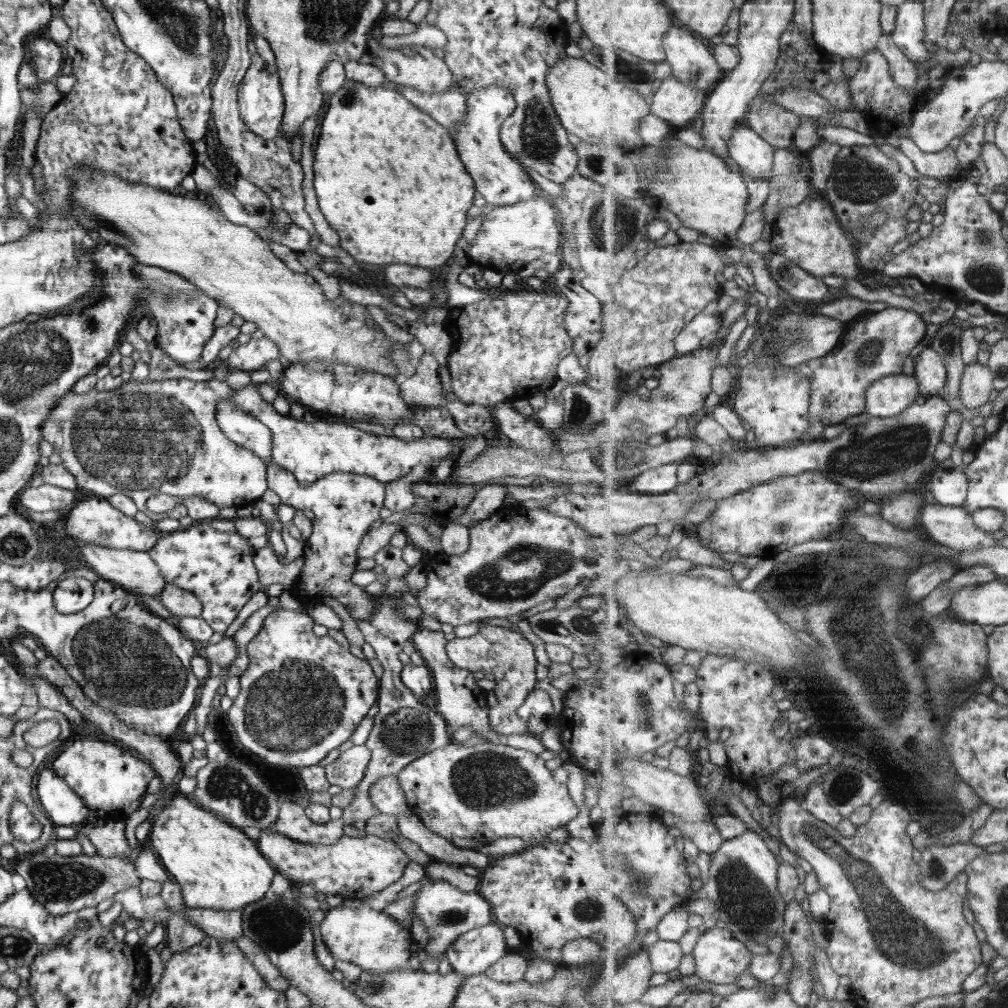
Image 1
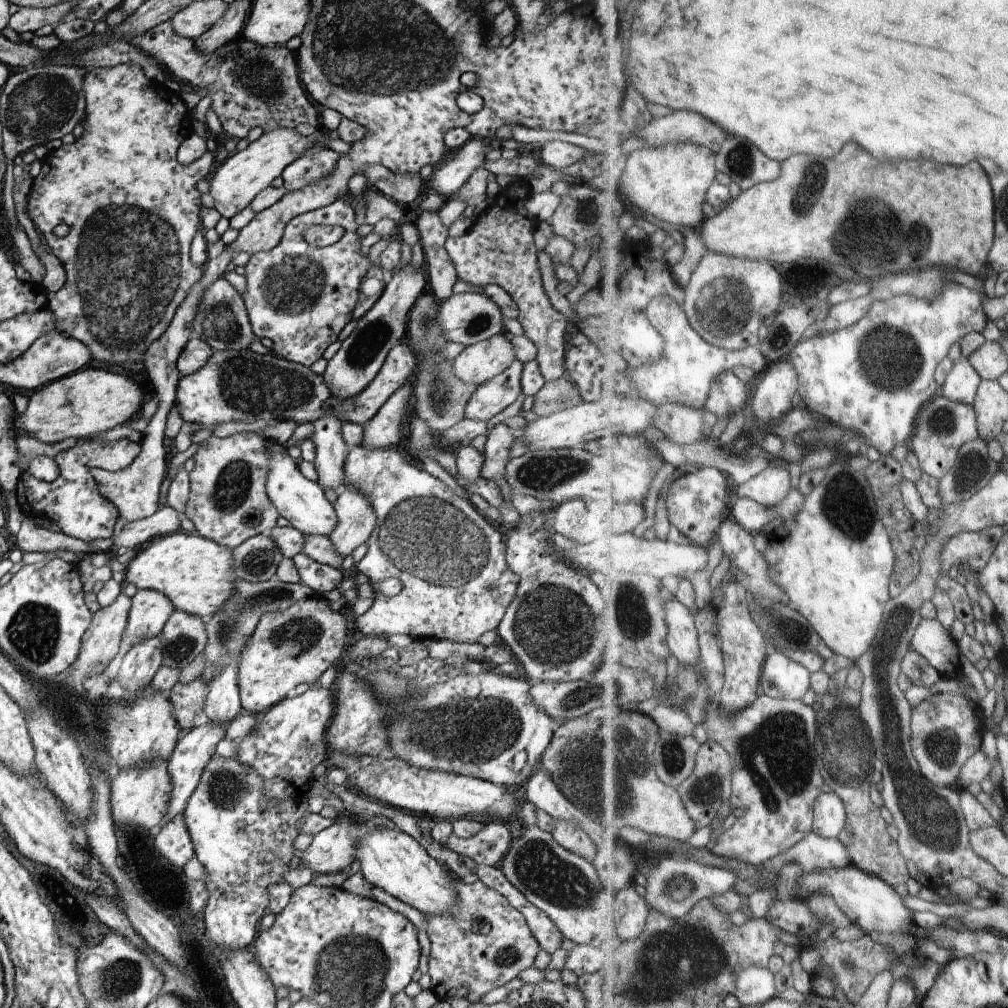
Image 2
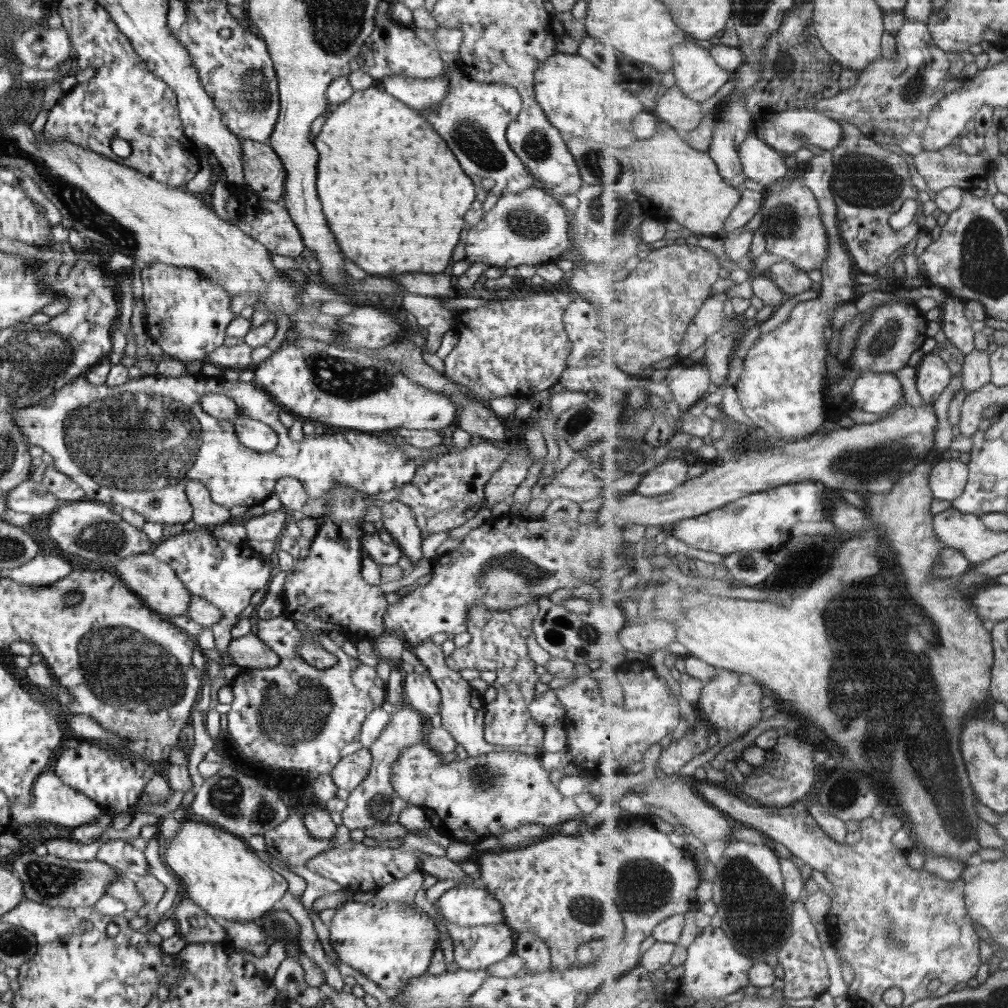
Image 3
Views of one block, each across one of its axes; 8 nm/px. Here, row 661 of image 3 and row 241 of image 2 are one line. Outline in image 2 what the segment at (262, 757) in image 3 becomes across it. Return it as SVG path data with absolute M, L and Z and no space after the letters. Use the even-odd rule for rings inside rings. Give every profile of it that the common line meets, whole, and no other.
M342 198L326 206L320 206L308 212L302 212L288 221L282 238L274 248L249 255L245 266L246 290L240 292L256 337L270 338L273 353L289 362L310 367L316 360L323 358L326 348L338 340L342 328L352 319L352 310L358 302L360 283L370 268L373 259L361 254L364 236L358 236L358 224L354 209ZM314 225L338 226L341 229L339 239L330 246L314 248L302 238L302 232Z

